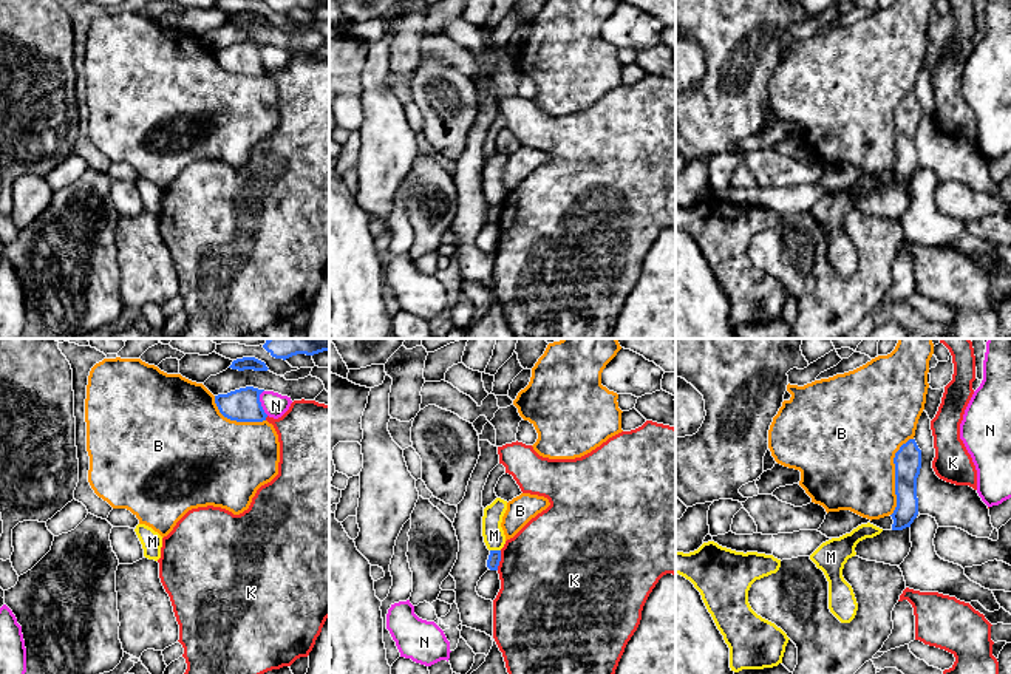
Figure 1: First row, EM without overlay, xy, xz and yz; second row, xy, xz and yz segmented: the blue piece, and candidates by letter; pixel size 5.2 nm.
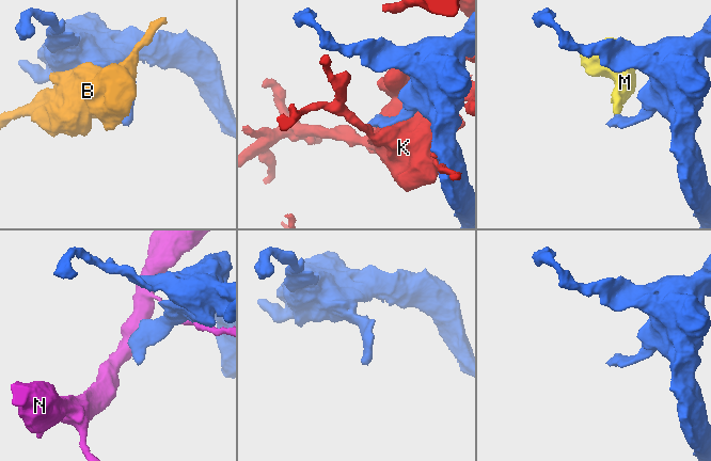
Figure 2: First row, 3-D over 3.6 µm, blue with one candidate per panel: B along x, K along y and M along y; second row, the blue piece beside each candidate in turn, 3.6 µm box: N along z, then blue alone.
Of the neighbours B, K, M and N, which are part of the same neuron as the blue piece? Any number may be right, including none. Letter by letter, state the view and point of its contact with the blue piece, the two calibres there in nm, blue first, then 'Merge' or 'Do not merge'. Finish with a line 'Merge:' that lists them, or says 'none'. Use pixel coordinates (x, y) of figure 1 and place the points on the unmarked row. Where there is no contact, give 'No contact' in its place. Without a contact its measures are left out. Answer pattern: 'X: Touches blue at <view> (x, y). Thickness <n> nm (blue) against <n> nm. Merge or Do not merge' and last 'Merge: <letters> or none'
B: Touches blue at yz (895, 129). Thickness 140 nm (blue) against 460 nm. Do not merge
K: Touches blue at xz (500, 214). Thickness 70 nm (blue) against 480 nm. Do not merge
M: Touches blue at xz (495, 204). Thickness 70 nm (blue) against 110 nm. Do not merge
N: Touches blue at xy (260, 56). Thickness 180 nm (blue) against 120 nm. Do not merge
Merge: none

